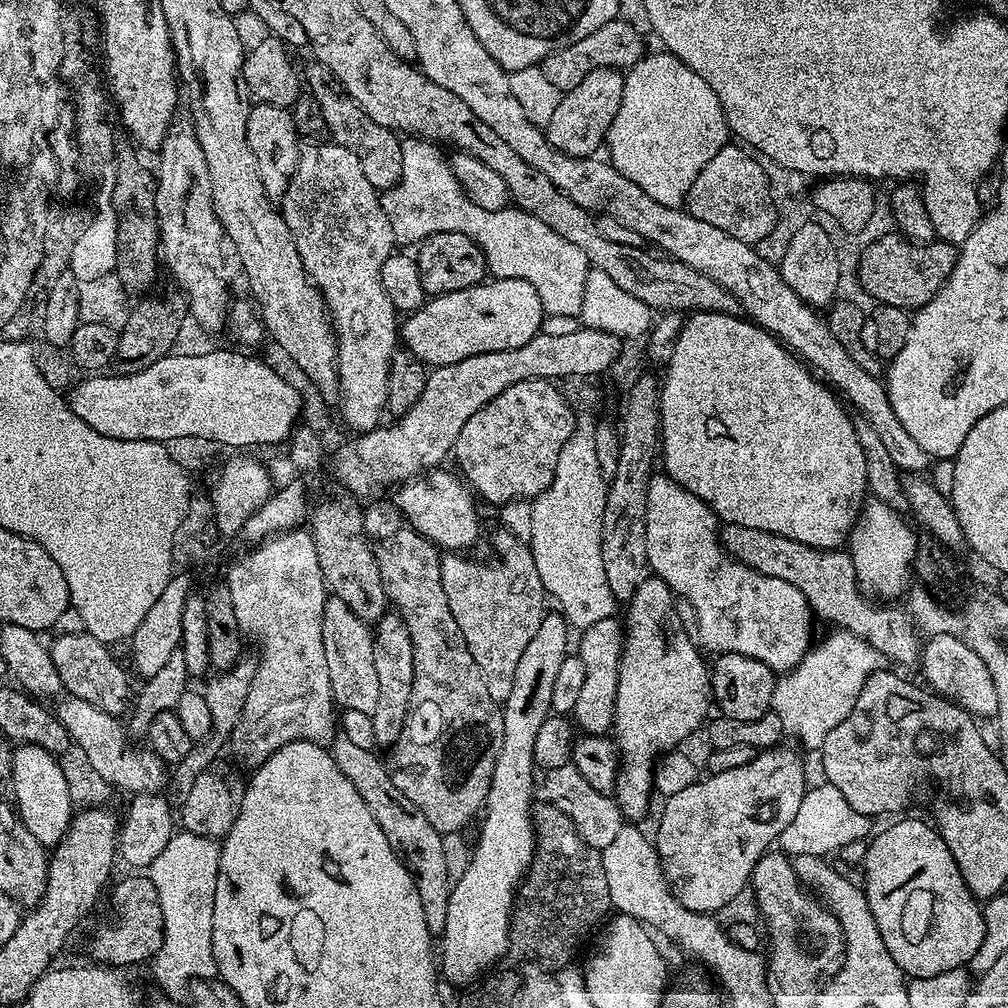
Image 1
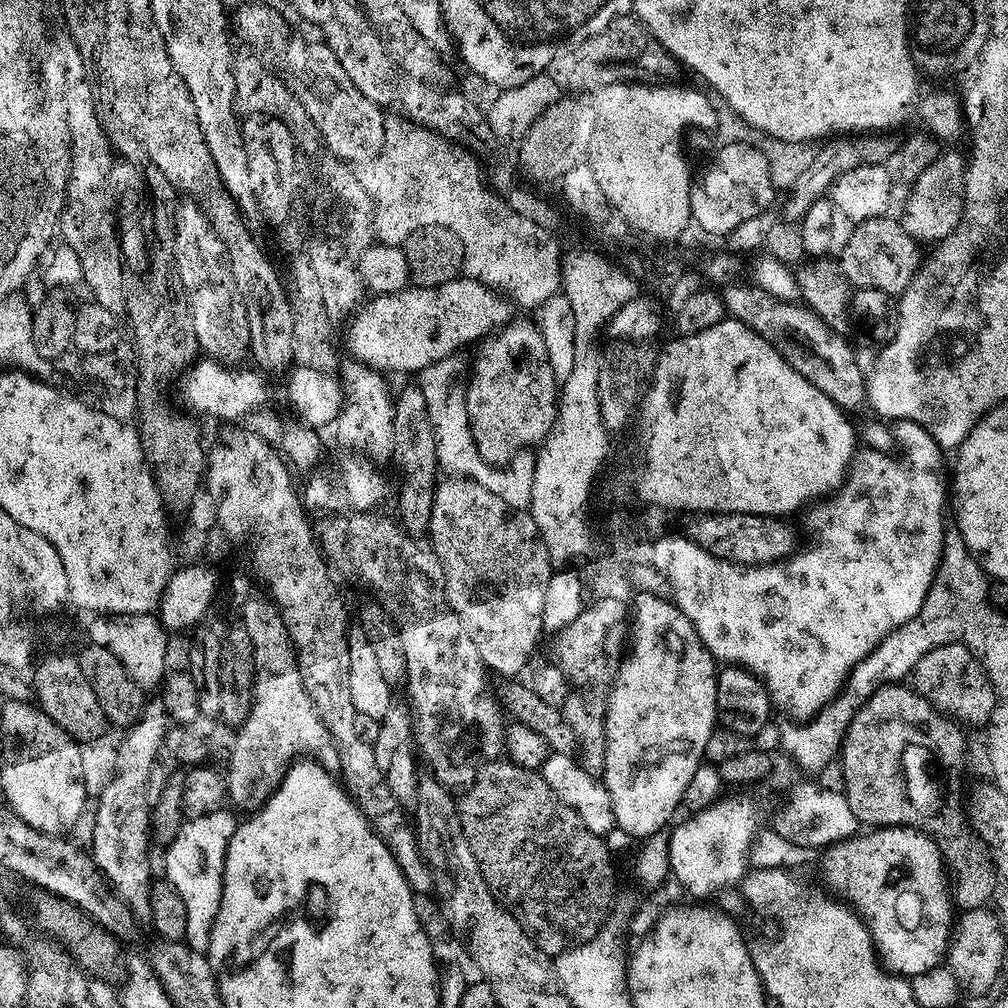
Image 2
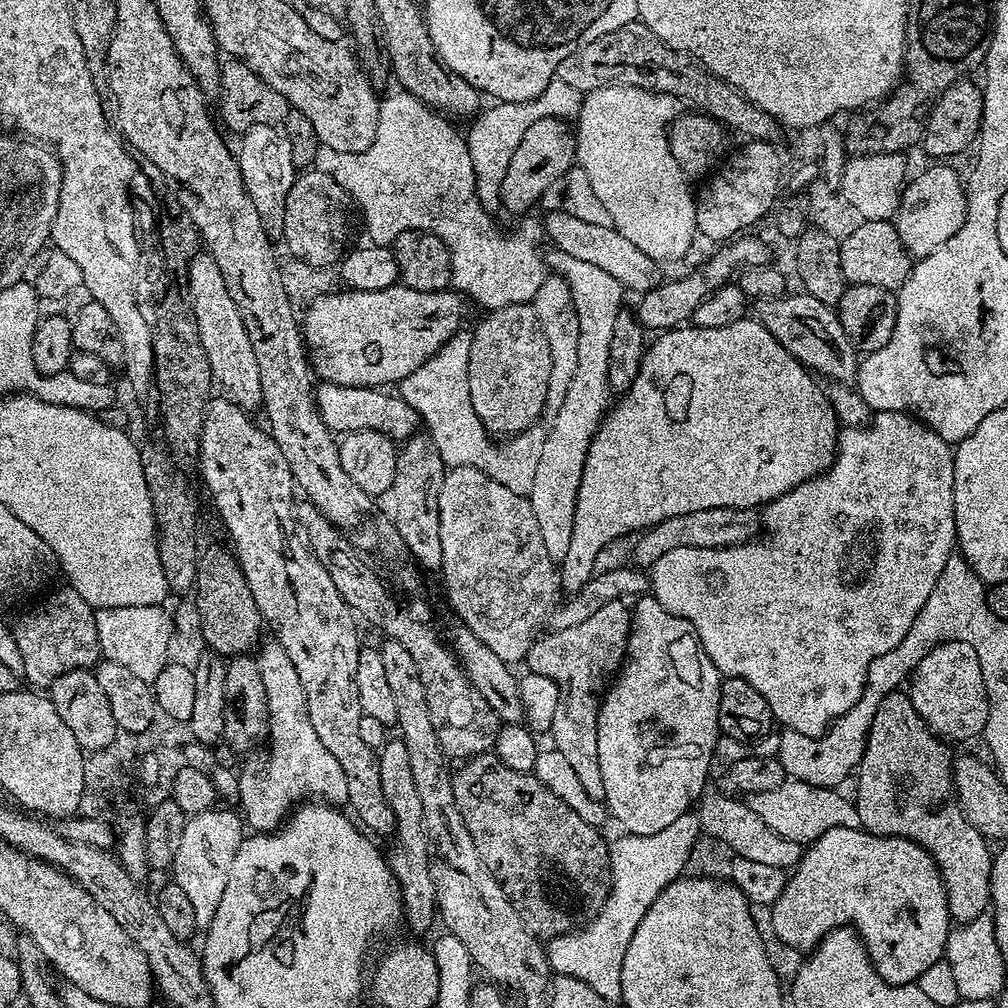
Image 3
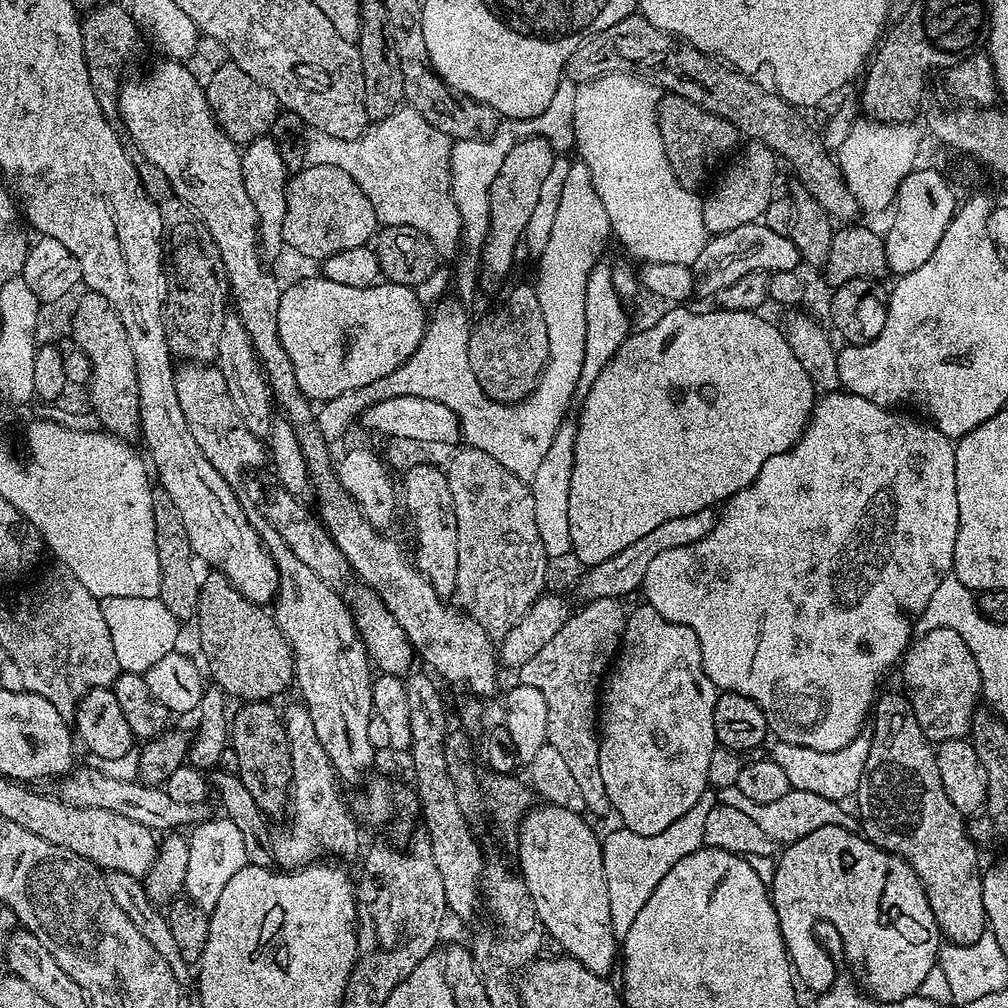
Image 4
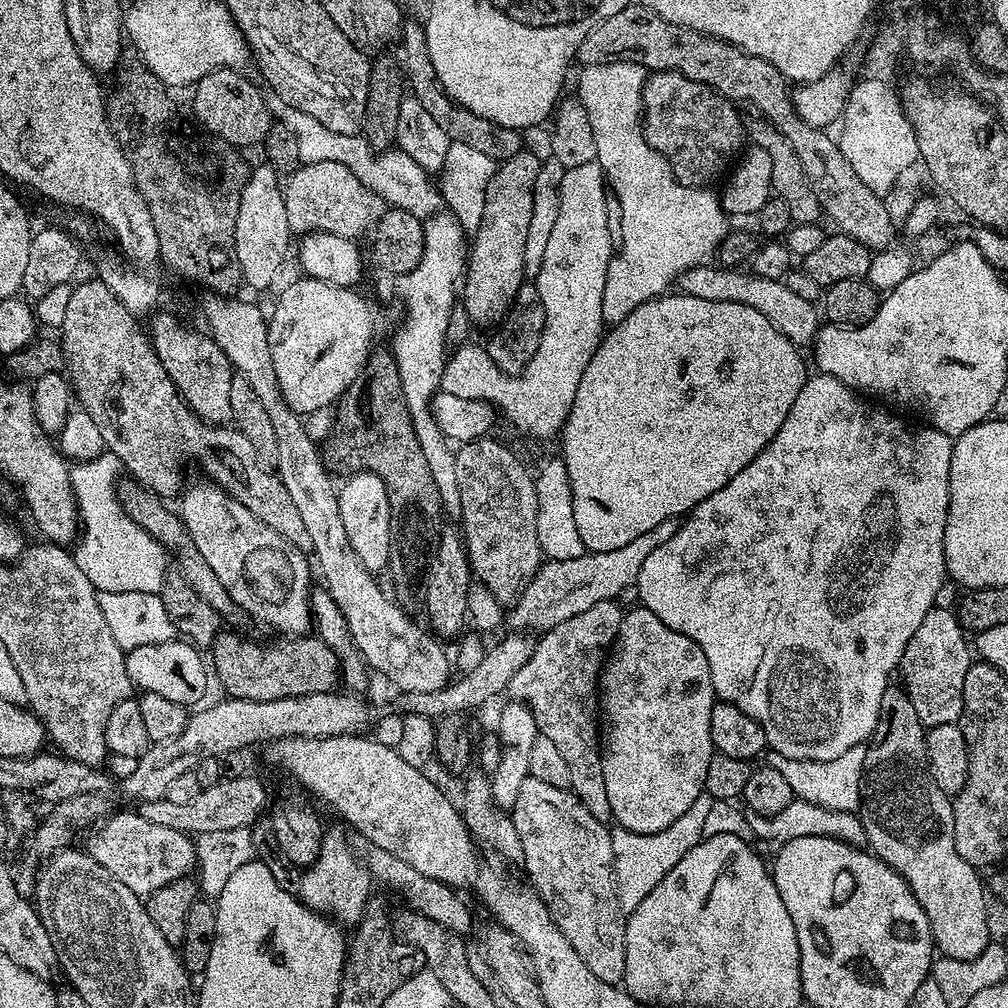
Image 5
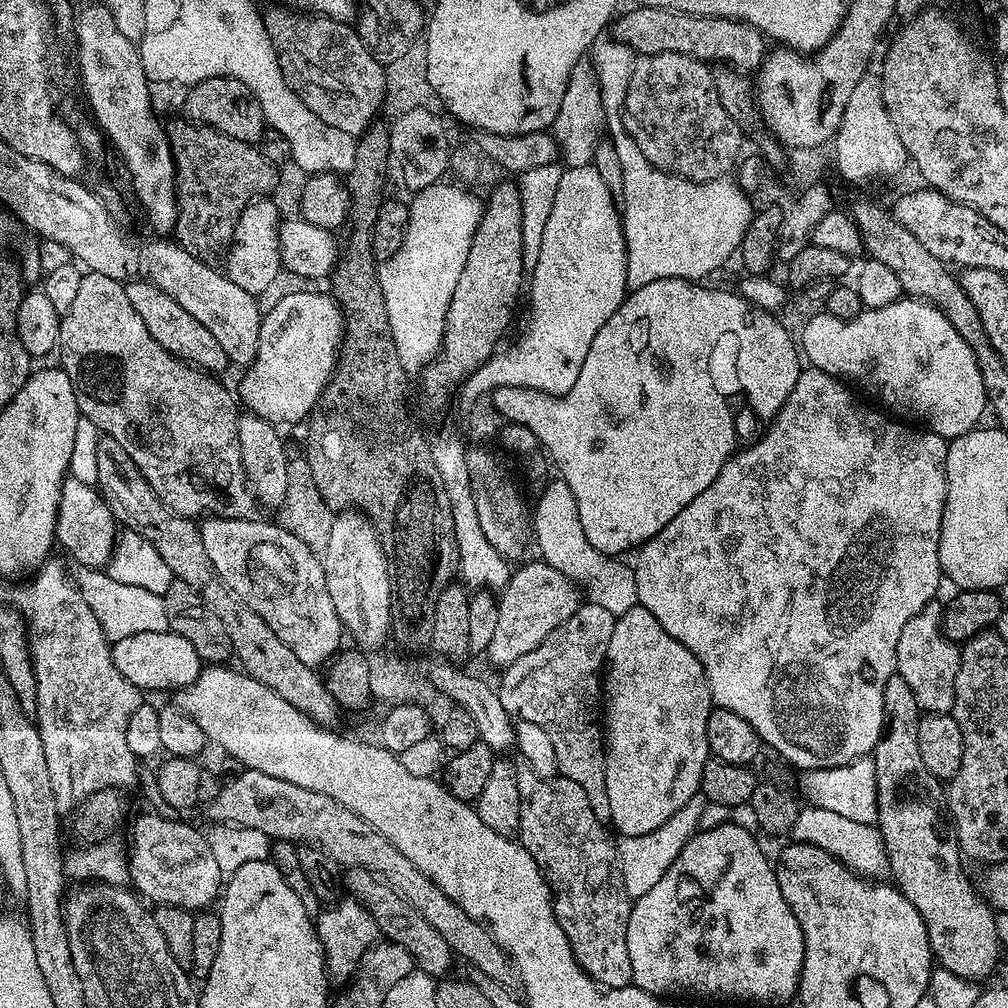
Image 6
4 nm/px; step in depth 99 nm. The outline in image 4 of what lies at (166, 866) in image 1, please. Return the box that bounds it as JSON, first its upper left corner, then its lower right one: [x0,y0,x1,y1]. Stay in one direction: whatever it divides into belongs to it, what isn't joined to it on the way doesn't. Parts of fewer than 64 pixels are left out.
[184,818,246,914]

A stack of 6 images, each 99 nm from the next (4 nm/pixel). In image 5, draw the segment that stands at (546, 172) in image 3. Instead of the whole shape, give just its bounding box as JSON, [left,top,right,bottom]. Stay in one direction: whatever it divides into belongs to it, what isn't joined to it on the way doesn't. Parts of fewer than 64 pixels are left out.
[462,150,541,325]

